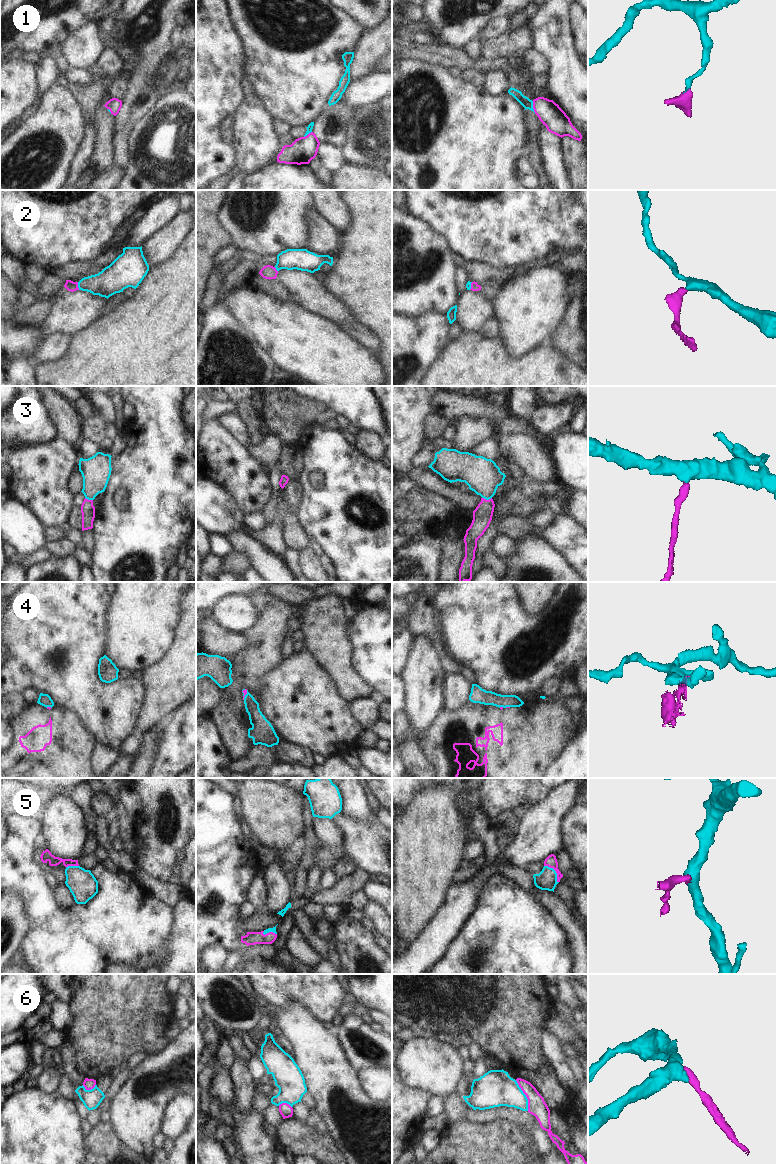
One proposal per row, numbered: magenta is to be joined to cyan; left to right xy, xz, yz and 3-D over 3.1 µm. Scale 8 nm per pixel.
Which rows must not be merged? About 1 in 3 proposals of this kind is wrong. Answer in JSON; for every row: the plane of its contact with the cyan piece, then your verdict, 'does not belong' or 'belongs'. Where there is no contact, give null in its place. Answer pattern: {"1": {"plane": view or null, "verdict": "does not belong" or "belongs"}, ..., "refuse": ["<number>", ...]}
{"1": {"plane": "yz", "verdict": "belongs"}, "2": {"plane": "xy", "verdict": "belongs"}, "3": {"plane": "yz", "verdict": "belongs"}, "4": {"plane": "xz", "verdict": "does not belong"}, "5": {"plane": "yz", "verdict": "belongs"}, "6": {"plane": "yz", "verdict": "does not belong"}, "refuse": ["4", "6"]}

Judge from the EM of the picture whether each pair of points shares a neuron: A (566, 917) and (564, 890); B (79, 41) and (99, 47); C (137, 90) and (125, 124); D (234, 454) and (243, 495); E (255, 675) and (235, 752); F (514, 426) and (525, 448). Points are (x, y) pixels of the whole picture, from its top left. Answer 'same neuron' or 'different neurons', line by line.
A: different neurons
B: same neuron
C: same neuron
D: same neuron
E: same neuron
F: different neurons

